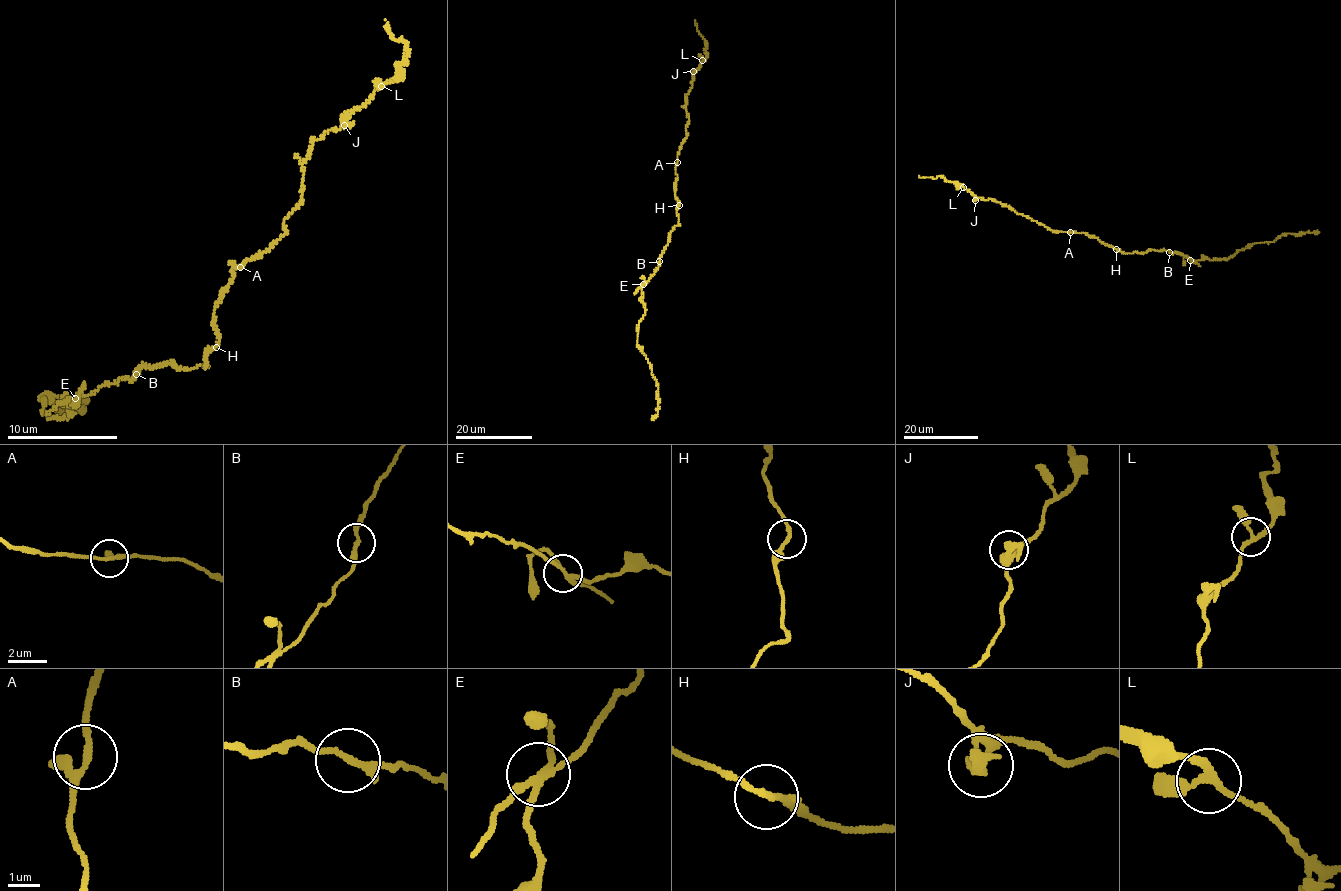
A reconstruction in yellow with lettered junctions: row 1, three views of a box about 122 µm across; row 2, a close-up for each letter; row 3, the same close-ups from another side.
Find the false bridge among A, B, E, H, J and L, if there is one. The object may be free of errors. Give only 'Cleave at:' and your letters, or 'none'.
Cleave at: E

